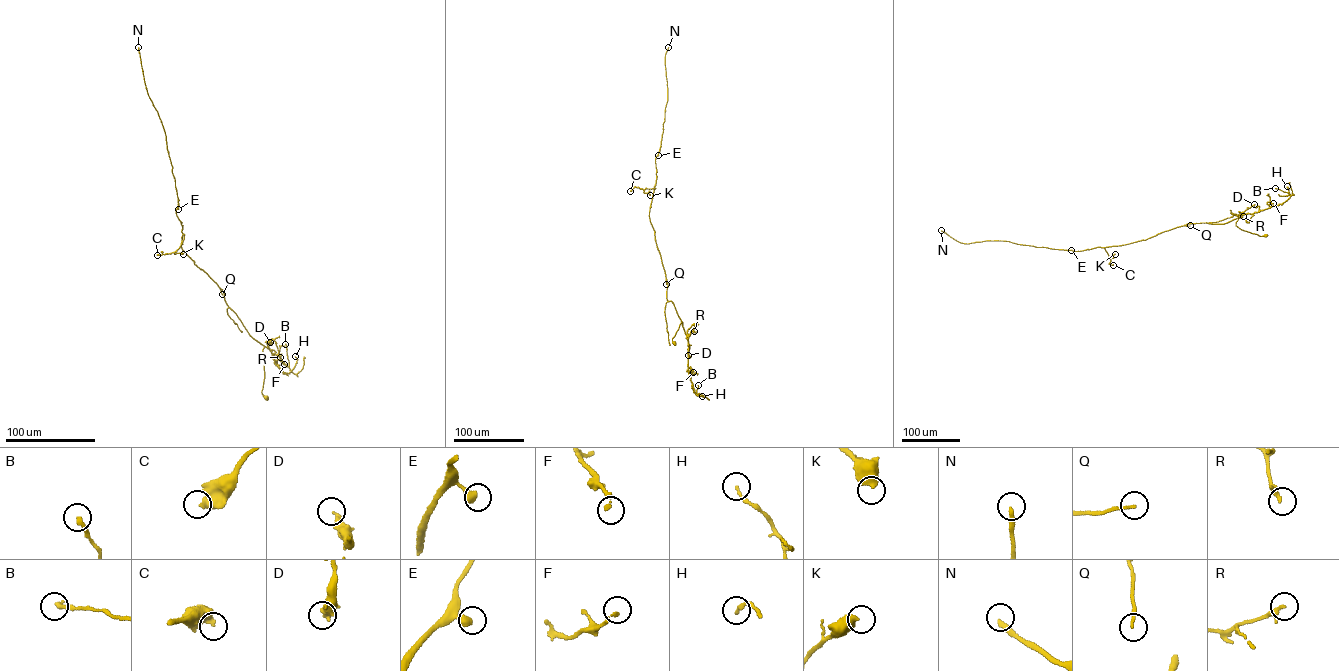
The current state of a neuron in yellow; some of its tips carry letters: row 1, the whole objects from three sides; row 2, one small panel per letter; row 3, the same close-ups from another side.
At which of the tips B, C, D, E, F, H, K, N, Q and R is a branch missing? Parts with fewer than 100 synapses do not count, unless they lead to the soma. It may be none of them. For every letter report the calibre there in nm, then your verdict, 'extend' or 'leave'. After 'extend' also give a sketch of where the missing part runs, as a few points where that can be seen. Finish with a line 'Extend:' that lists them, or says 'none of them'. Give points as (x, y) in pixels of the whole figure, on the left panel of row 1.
B: 240 nm | leave
C: 420 nm | leave
D: 360 nm | leave
E: 440 nm | leave
F: 180 nm | leave
H: 150 nm | leave
K: 550 nm | leave
N: 240 nm | extend
Q: 150 nm | leave
R: 260 nm | leave
Extend: N

